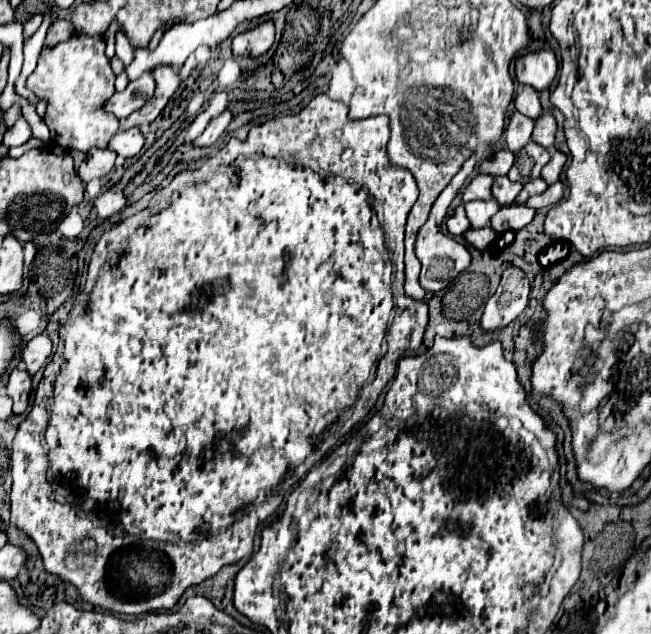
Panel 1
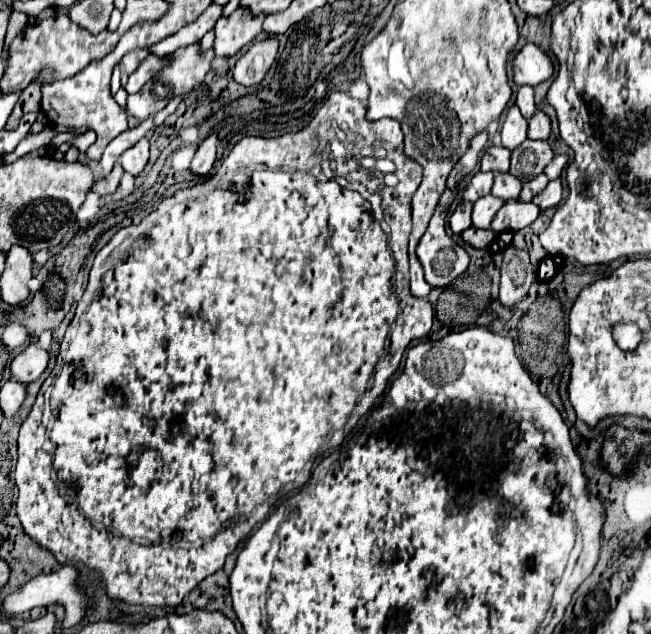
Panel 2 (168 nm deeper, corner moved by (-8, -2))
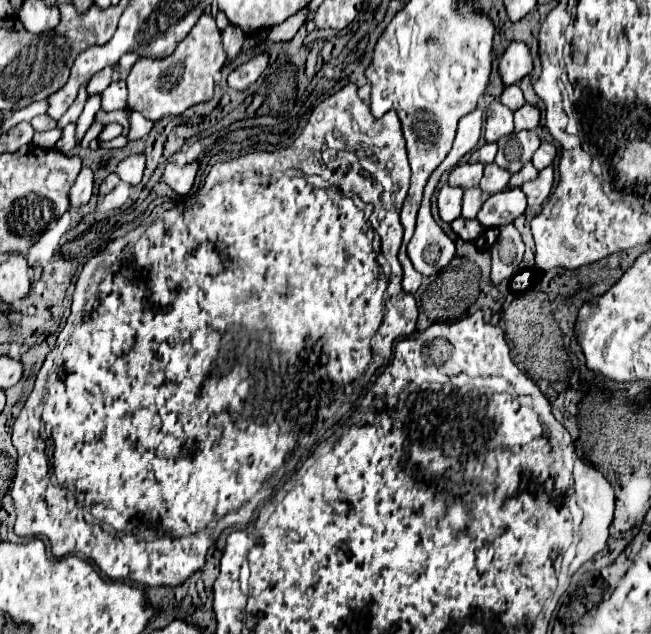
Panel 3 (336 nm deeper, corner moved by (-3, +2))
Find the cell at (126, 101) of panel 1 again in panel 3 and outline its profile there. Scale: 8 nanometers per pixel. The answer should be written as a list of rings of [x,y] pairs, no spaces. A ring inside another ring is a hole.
[[[200,16],[190,34],[166,58],[140,58],[128,74],[128,108],[158,122],[162,116],[180,116],[192,104],[210,100],[214,76],[222,70],[226,52],[220,46],[220,30],[212,16]]]

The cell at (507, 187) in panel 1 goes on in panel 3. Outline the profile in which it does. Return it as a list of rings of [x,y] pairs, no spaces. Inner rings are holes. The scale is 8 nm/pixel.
[[[486,164],[484,166],[484,178],[480,182],[480,188],[488,194],[498,194],[508,188],[510,182],[510,172],[502,170],[498,164]]]

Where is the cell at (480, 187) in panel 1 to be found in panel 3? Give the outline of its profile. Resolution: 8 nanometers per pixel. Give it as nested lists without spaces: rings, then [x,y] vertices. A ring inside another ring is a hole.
[[[460,164],[450,172],[448,184],[450,186],[460,186],[464,190],[476,188],[482,180],[482,170],[484,170],[482,164]]]

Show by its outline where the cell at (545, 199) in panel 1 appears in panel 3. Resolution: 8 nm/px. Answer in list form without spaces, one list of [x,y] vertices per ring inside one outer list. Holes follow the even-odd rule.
[[[548,166],[544,168],[536,180],[522,184],[522,192],[528,198],[528,206],[536,206],[536,204],[544,204],[552,192],[554,186],[554,168]]]

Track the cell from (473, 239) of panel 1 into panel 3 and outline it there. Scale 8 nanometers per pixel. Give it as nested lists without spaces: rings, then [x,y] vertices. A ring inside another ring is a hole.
[[[458,218],[452,222],[452,230],[462,238],[462,240],[474,240],[476,236],[482,234],[484,226],[478,220],[466,220],[466,218]]]

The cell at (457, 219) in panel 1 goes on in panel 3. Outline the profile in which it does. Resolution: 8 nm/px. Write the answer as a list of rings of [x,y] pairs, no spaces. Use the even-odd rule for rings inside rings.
[[[442,186],[440,194],[438,194],[438,210],[440,210],[440,218],[444,222],[454,222],[456,218],[460,218],[460,210],[462,210],[462,196],[464,190],[462,188],[452,188],[452,186]]]

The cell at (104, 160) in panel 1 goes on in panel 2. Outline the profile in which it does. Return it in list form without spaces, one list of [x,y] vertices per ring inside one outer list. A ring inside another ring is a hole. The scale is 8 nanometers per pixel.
[[[115,164],[113,172],[111,172],[107,178],[103,178],[103,180],[99,180],[99,182],[93,184],[93,190],[95,190],[99,196],[109,196],[109,194],[113,194],[113,192],[117,190],[117,186],[119,186],[119,182],[121,182],[121,176],[123,176],[123,168],[121,168],[119,164]]]

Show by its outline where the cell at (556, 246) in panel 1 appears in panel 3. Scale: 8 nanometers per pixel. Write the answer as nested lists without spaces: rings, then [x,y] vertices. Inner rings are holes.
[[[522,270],[518,272],[512,282],[510,282],[510,291],[513,293],[522,293],[532,286],[532,272],[530,270]]]

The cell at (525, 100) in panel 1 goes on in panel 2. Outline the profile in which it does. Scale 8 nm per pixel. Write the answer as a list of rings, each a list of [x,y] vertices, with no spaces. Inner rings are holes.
[[[521,86],[519,92],[517,92],[517,102],[515,102],[521,110],[521,114],[525,118],[529,118],[537,108],[535,108],[535,102],[533,102],[533,88],[531,86]]]

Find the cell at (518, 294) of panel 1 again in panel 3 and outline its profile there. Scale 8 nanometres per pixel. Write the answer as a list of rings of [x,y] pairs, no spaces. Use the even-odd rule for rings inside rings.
[[[508,224],[502,228],[498,240],[492,246],[492,282],[498,286],[506,278],[512,278],[520,268],[524,256],[524,244],[520,232]]]

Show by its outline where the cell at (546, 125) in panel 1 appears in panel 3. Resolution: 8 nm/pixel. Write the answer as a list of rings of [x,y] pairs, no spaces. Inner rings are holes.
[[[524,104],[520,110],[514,112],[516,132],[534,130],[534,128],[538,128],[538,122],[540,122],[540,110],[536,106],[532,106],[532,104]]]

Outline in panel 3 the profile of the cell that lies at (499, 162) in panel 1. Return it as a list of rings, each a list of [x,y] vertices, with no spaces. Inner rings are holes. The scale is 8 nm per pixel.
[[[484,144],[482,148],[478,148],[478,162],[482,162],[482,164],[494,162],[496,152],[498,152],[498,144]]]

